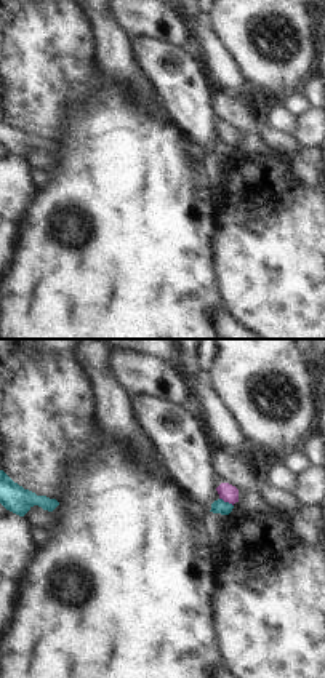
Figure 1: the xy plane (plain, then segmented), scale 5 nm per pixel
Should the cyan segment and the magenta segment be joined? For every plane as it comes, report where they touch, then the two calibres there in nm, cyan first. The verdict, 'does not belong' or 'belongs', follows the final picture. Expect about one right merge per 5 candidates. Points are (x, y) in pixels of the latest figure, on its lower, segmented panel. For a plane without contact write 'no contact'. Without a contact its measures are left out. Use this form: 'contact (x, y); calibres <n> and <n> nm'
contact (226, 502); calibres 70 and 90 nm

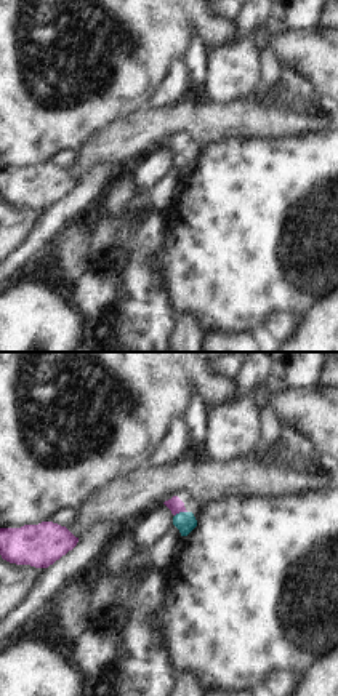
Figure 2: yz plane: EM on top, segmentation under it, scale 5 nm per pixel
contact (180, 512); calibres 100 and 80 nm

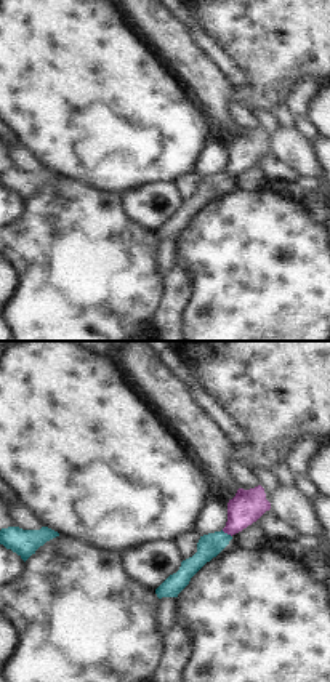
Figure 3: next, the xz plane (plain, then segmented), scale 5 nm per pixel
contact (226, 533); calibres 120 and 170 nm

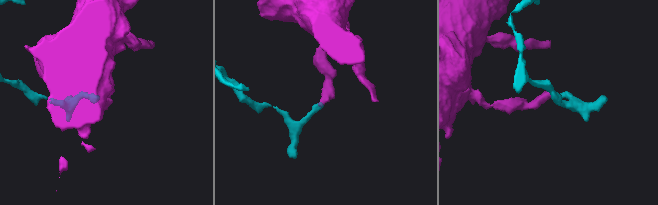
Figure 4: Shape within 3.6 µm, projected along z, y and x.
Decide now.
does not belong

